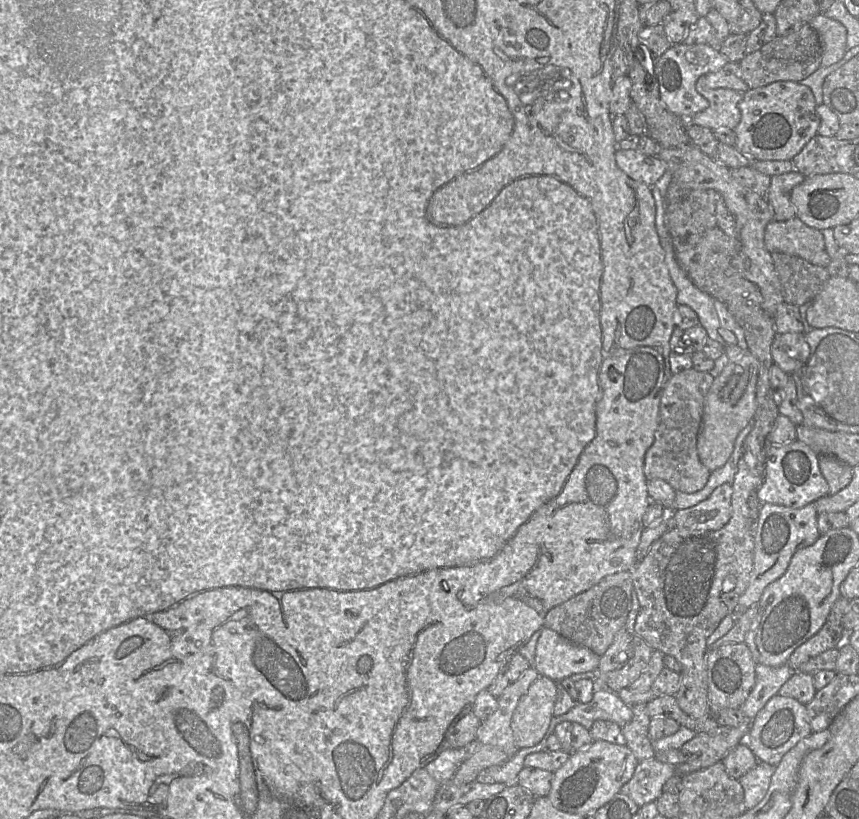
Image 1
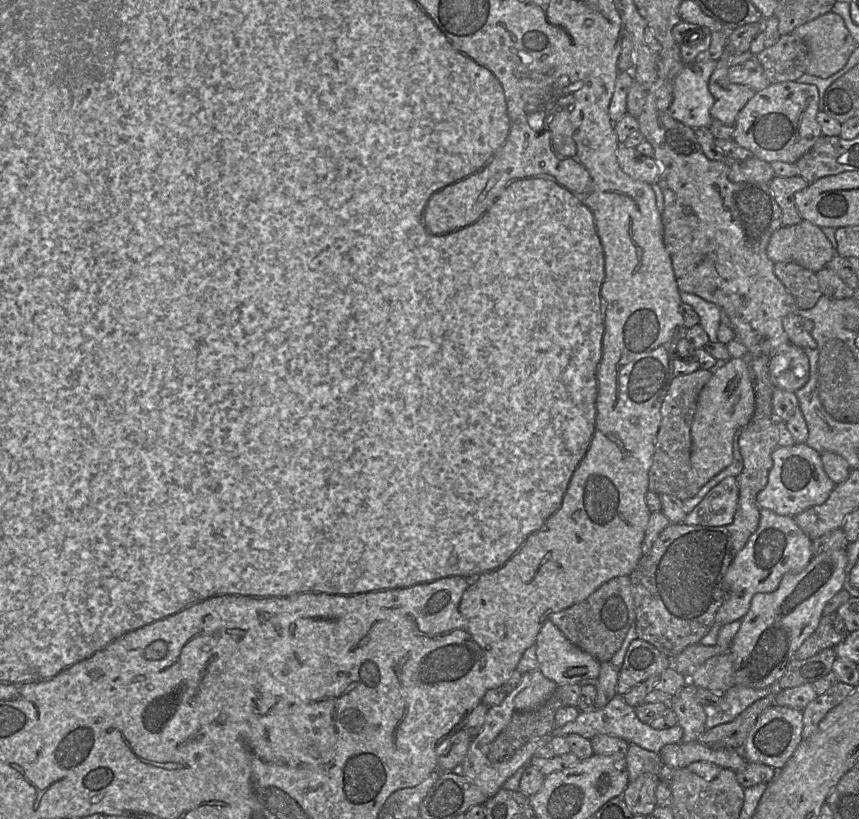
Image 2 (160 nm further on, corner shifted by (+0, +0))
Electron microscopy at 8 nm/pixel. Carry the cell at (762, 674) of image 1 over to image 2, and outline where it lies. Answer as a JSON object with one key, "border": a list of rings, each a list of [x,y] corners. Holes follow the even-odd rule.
{"border":[[[733,686],[723,694],[717,705],[704,705],[706,713],[706,730],[718,725],[729,723],[739,716],[754,702],[776,694],[780,689],[771,686],[763,689],[753,689],[745,686]]]}

